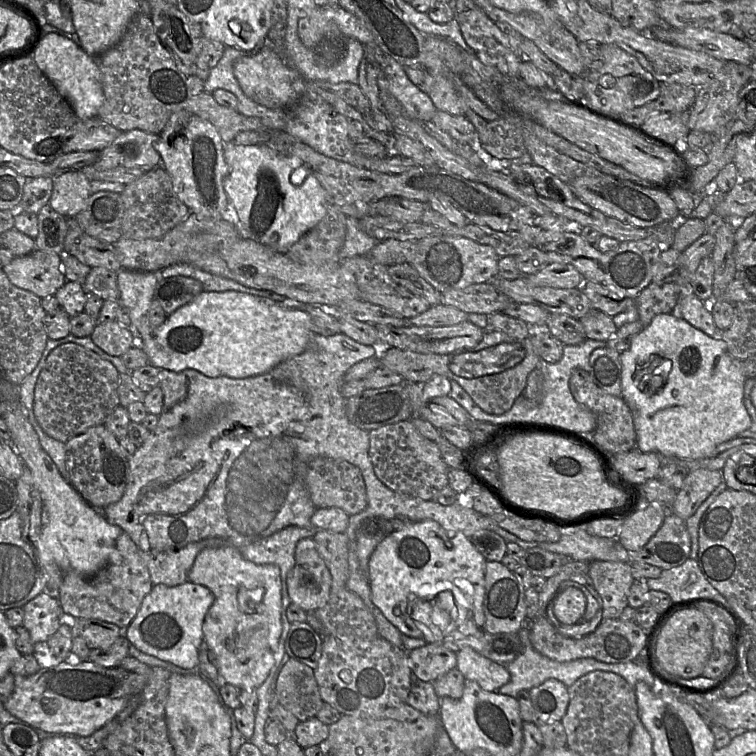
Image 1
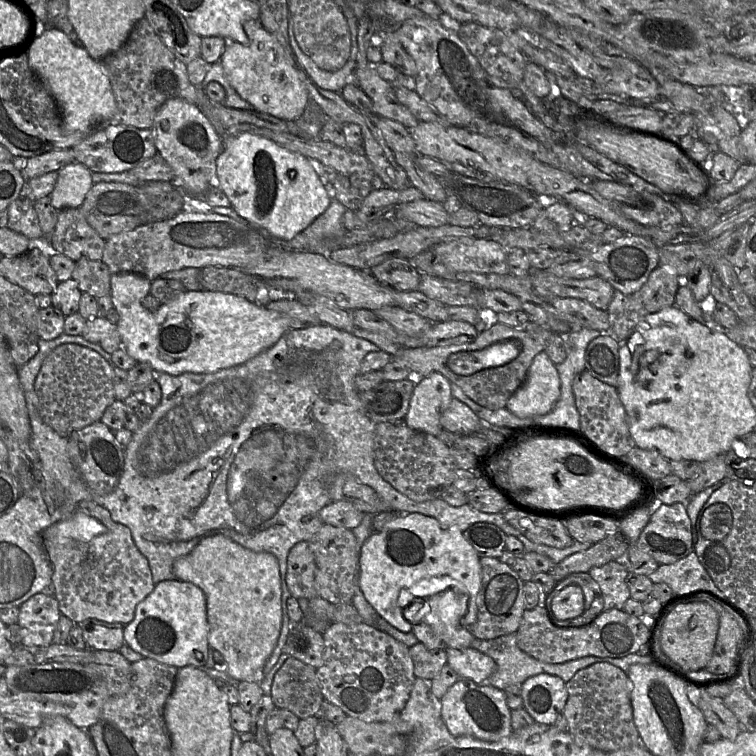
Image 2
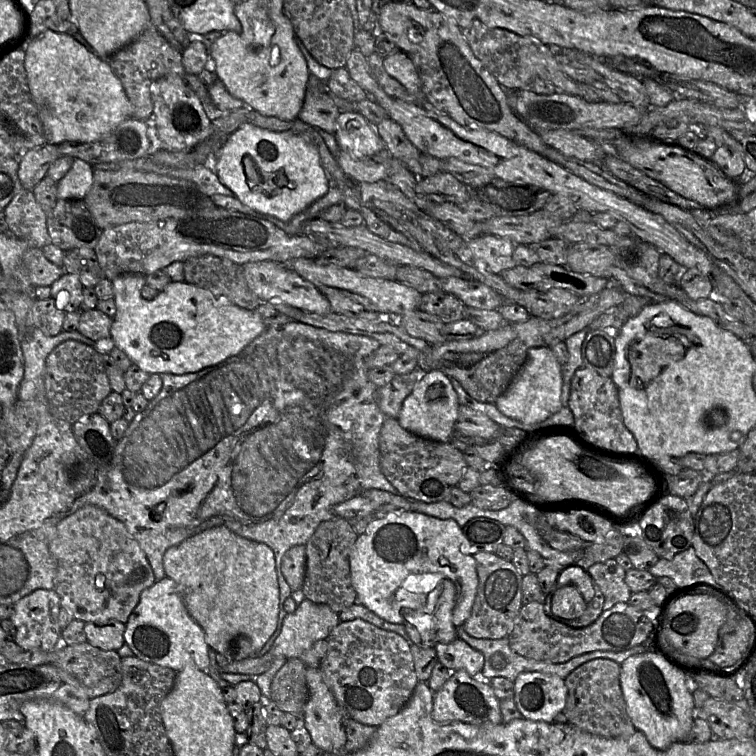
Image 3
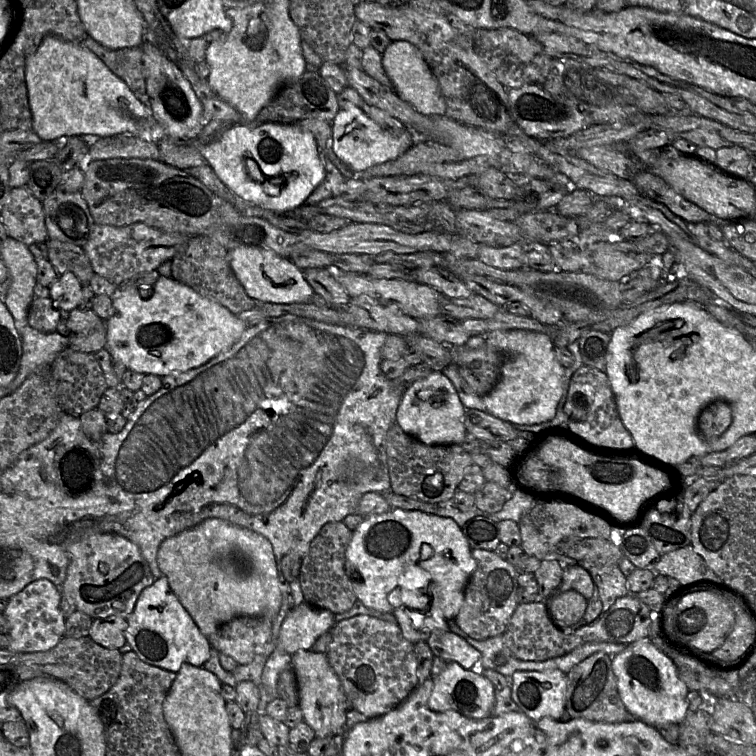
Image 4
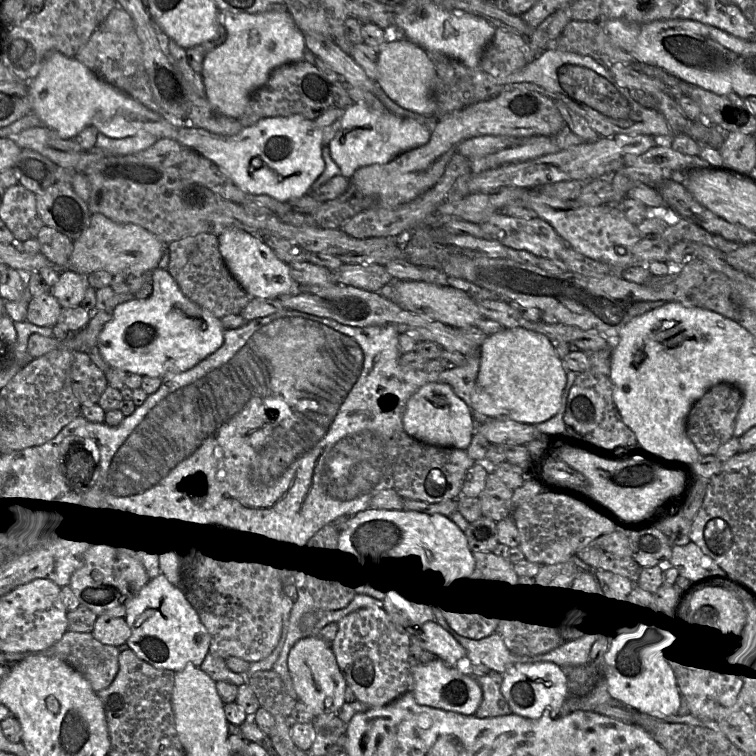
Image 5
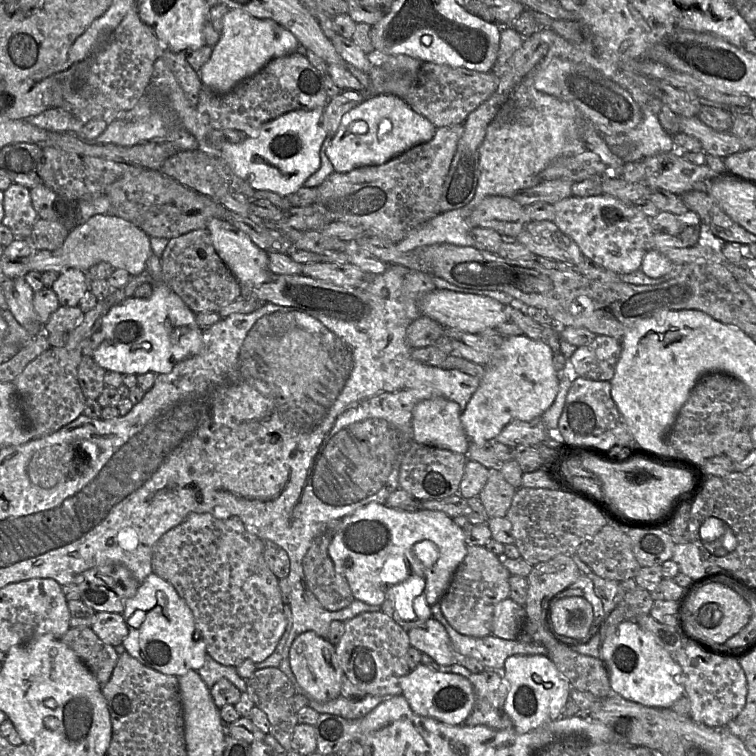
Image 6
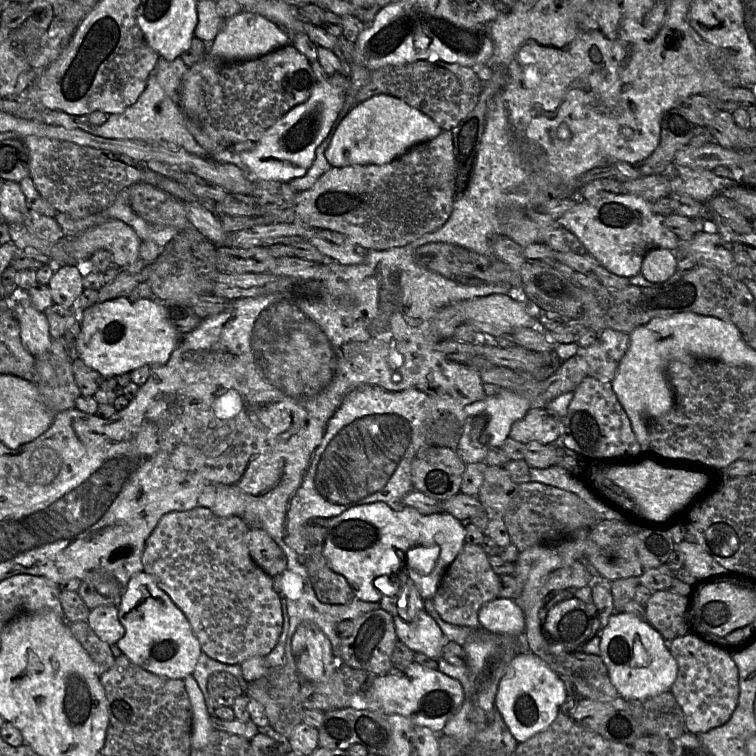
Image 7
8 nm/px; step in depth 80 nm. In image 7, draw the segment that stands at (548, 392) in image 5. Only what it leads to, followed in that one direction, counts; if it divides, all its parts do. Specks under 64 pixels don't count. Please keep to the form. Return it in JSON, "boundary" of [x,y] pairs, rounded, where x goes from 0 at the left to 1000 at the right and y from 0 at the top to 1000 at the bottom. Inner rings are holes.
{"boundary":[[[671,515],[618,536],[615,538],[616,554],[603,594],[604,601],[616,615],[639,611],[648,594],[664,591],[673,578],[679,560],[693,553],[701,542],[702,534],[698,526]]]}

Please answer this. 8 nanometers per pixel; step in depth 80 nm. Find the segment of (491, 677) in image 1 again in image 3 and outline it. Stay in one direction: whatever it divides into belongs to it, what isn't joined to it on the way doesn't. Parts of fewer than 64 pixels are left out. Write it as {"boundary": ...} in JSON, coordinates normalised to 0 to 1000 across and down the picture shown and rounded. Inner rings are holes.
{"boundary":[[[604,844],[595,851],[579,851],[574,858],[579,874],[595,886],[615,888],[626,896],[635,897],[640,868],[614,847]]]}

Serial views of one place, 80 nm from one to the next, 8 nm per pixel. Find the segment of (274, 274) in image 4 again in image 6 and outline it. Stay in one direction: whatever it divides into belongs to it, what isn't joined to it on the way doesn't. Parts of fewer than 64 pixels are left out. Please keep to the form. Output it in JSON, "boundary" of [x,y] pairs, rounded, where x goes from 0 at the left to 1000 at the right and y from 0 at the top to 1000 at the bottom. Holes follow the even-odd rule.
{"boundary":[[[290,288],[279,290],[272,303],[284,331],[321,380],[321,392],[358,368],[354,333],[343,328],[325,308]]]}

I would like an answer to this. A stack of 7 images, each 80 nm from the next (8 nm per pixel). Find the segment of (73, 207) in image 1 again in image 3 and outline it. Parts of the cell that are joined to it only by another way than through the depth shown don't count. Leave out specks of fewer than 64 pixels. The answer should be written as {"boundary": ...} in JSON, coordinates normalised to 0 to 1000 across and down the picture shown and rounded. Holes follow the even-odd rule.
{"boundary":[[[98,210],[93,225],[75,241],[75,263],[110,265],[123,243],[124,221]]]}

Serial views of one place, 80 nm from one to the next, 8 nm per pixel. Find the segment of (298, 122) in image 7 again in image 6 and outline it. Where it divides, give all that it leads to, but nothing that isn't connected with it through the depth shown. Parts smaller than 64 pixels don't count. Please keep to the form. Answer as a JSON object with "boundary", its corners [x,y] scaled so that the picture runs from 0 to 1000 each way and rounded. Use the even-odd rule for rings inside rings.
{"boundary":[[[429,143],[384,147],[357,159],[320,189],[291,189],[280,194],[283,198],[269,201],[287,204],[337,251],[382,259],[401,247],[402,241],[423,221],[423,197],[433,180],[427,149]]]}

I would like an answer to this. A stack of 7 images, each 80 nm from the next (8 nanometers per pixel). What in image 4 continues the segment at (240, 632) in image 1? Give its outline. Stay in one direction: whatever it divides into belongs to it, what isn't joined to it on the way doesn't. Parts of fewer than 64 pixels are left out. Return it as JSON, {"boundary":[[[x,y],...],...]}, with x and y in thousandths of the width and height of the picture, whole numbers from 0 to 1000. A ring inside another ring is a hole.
{"boundary":[[[294,687],[270,688],[251,700],[220,712],[209,726],[208,743],[214,761],[222,766],[226,780],[274,844],[292,827],[316,815],[345,815],[358,823],[366,815],[373,786],[361,725],[351,710],[333,701]],[[312,733],[319,733],[329,741],[329,757],[312,757],[307,746],[307,738]]]}

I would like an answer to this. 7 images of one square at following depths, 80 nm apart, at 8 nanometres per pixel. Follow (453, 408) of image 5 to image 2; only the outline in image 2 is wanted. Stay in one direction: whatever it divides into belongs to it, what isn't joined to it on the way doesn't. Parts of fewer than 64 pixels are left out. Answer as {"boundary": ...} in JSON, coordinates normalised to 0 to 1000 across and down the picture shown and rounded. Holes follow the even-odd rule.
{"boundary":[[[583,493],[550,499],[534,558],[546,569],[578,577],[583,570],[582,550],[599,528],[595,504]]]}

